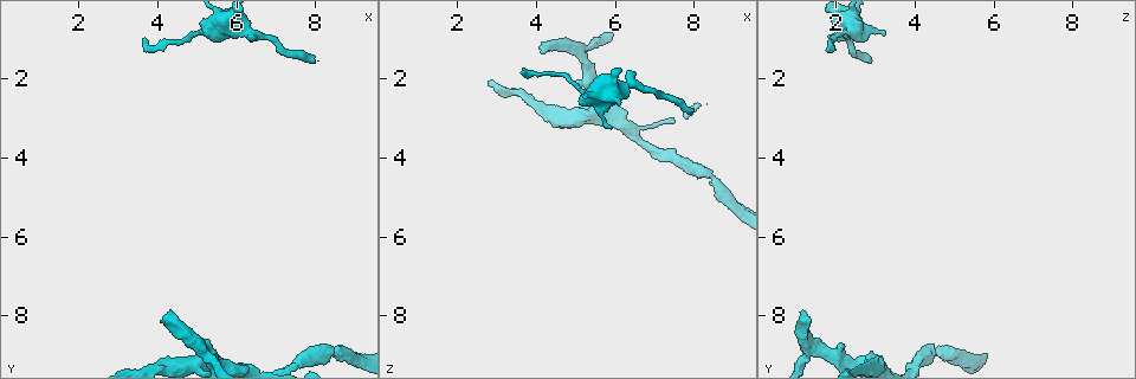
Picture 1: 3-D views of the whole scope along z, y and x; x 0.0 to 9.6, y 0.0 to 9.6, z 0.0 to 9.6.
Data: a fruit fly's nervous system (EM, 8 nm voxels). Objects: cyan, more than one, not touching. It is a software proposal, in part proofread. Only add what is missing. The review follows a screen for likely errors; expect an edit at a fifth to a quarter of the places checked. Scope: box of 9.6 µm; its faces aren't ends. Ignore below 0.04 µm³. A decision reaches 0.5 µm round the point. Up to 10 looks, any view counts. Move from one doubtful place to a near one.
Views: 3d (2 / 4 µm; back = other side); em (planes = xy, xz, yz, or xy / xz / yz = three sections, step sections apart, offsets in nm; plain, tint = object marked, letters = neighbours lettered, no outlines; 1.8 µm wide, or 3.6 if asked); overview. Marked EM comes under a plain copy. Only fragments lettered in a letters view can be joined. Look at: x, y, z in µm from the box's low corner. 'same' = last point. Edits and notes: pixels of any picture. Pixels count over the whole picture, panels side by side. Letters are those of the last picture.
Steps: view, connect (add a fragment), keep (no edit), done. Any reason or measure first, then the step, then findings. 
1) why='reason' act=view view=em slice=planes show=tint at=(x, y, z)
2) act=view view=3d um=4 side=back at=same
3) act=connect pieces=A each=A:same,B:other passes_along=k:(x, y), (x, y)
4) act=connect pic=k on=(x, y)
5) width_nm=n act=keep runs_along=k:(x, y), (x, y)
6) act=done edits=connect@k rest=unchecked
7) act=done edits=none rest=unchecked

why='three-way junction' act=view view=em um=3.6 slice=planes show=letters at=(5.15, 8.85, 1.25)

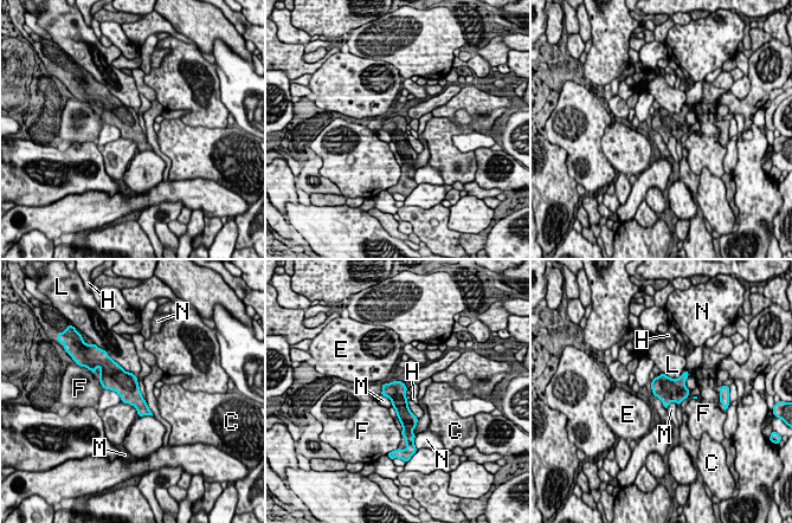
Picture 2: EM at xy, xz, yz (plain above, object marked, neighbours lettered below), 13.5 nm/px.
act=keep each=C:other,E:other,F:other,H:other,L:other,M:other,N:other border=2:(380, 394), (388, 398), (392, 406) found='no lettered fragment goes on from it'

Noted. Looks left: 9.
why='narrows sharply' act=view view=em slice=xy step=16 show=tint at=(8.50, 8.90, 4.55)

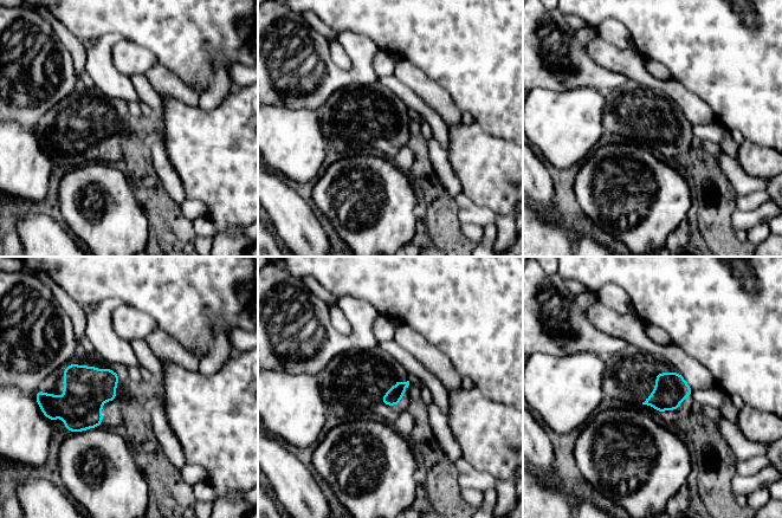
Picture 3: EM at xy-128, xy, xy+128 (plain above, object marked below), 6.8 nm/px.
act=view view=em slice=xy step=16 show=letters at=same

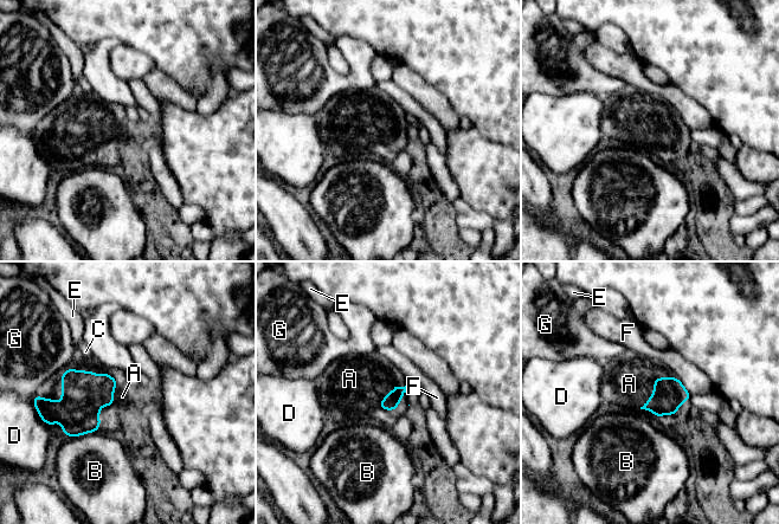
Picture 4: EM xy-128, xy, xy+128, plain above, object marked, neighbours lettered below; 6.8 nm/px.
act=connect pieces=A each=A:same,B:other,C:other,D:other,E:other,F:other,G:other passes_along=4:(81, 400), (68, 369), (87, 363) found='it goes on there'

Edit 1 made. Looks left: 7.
why='redraw' act=view view=overview

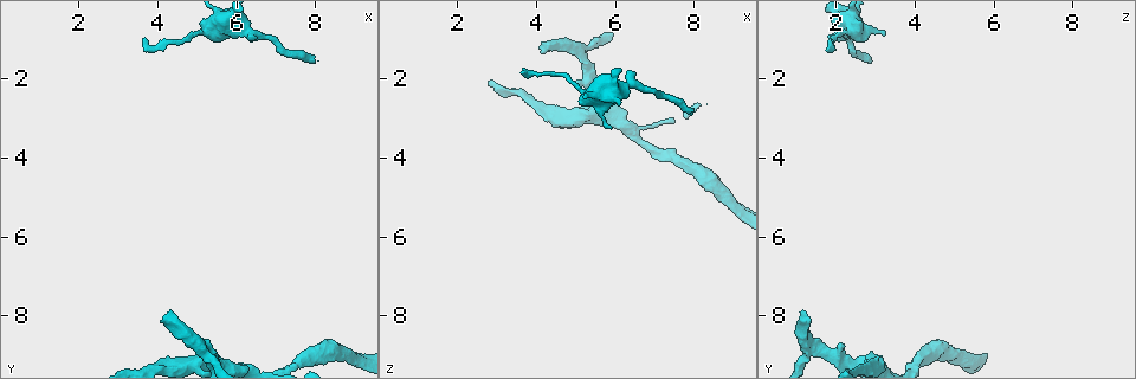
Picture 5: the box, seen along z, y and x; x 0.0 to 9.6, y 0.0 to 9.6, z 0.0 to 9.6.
act=view view=3d um=4 at=(7.95, 1.60, 2.90)

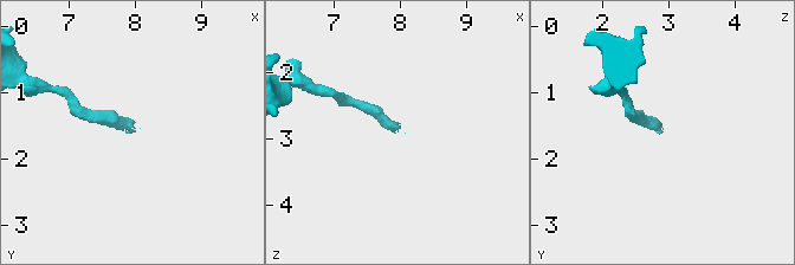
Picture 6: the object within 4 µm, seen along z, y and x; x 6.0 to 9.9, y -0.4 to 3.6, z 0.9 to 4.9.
act=view view=em slice=yz step=8 show=tint at=(7.85, 1.60, 2.90)

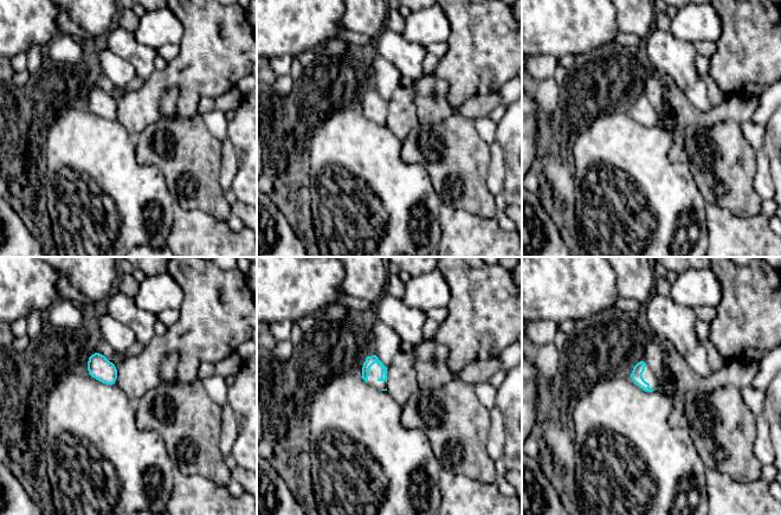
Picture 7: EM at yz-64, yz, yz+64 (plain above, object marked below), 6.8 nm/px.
why='another direction' act=view view=em slice=xz step=8 show=letters at=same

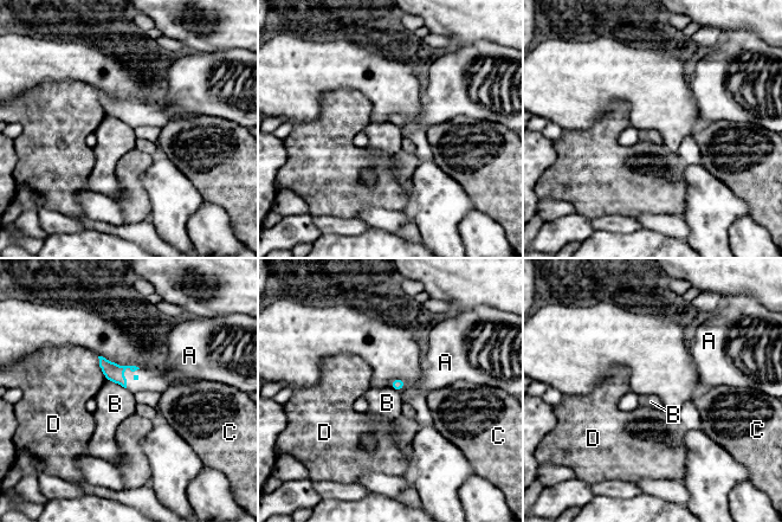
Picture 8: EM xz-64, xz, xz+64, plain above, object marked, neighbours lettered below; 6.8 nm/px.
longest_contact=A:170nm act=connect pieces=A each=A:same,B:other,C:other,D:other found='it goes on there'

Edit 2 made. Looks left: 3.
act=done edits=connect@4,connect@8 rest=unchecked

